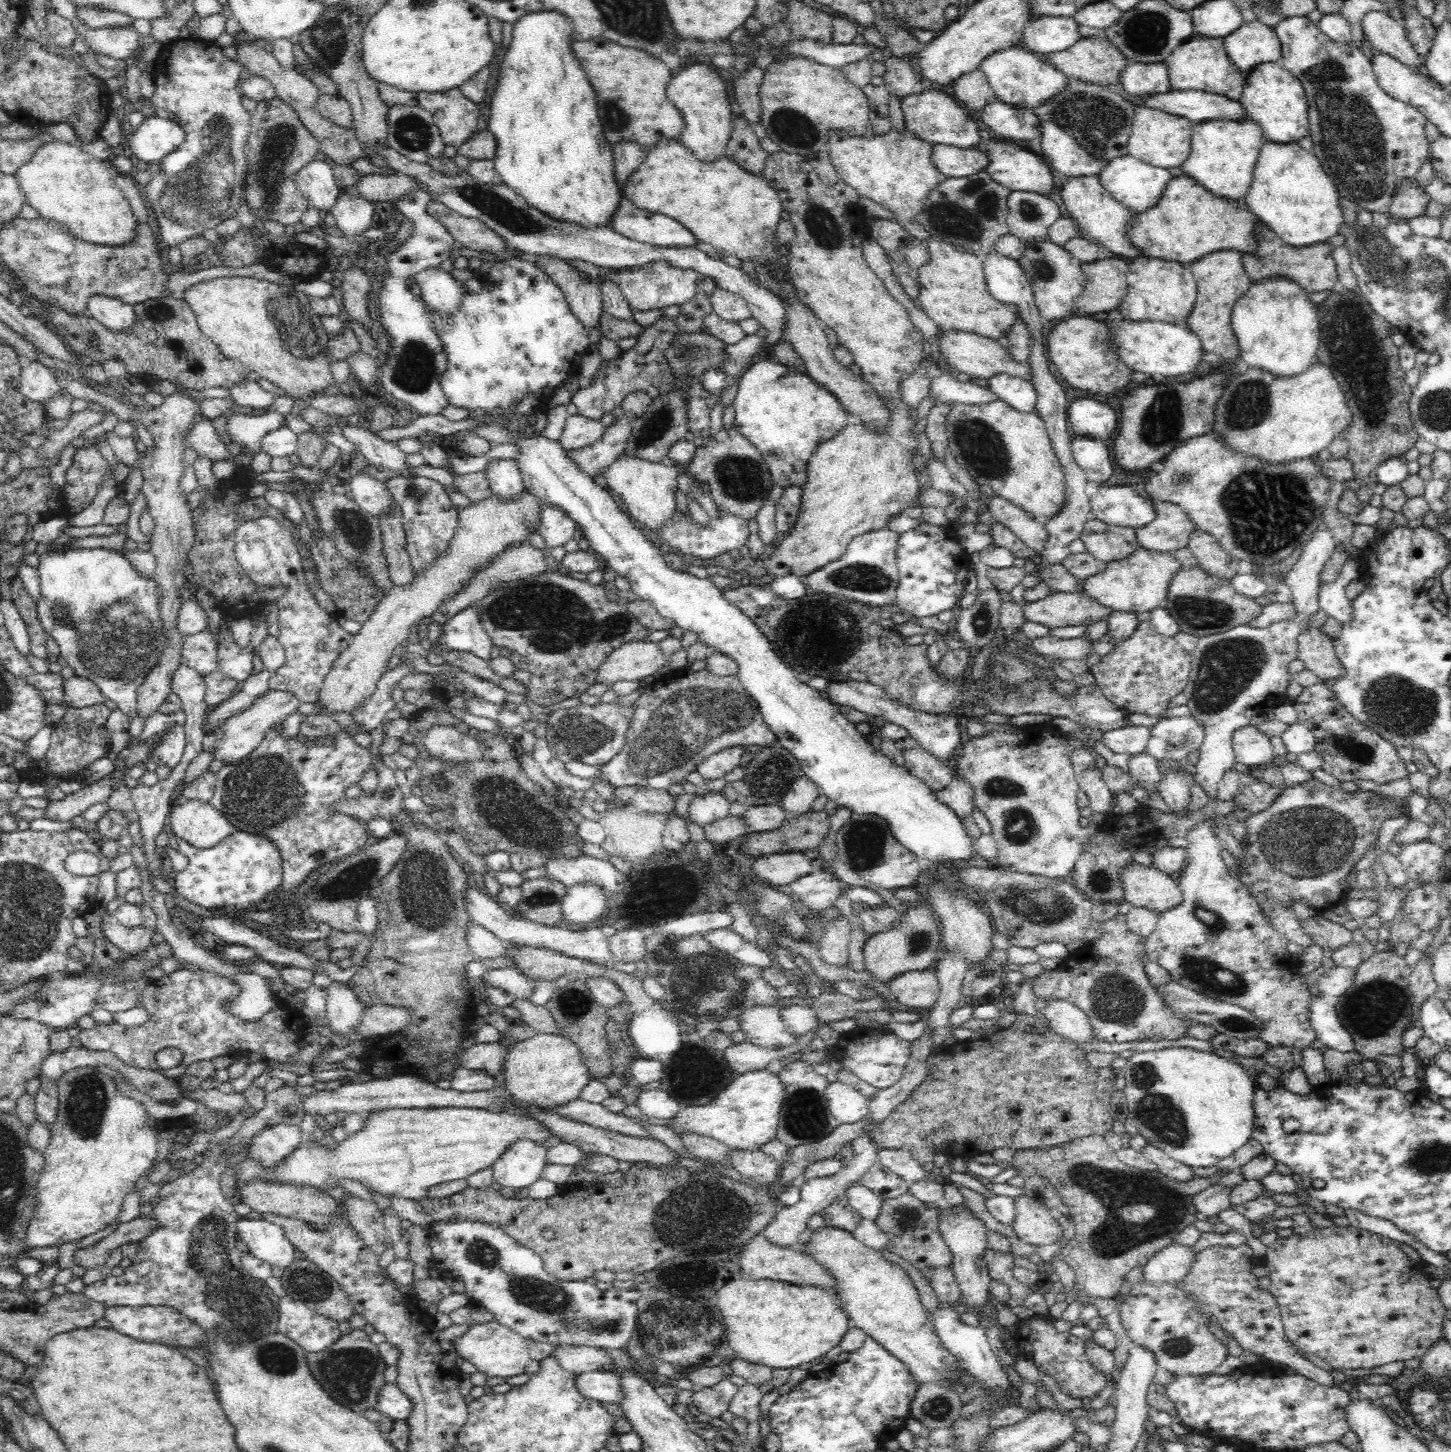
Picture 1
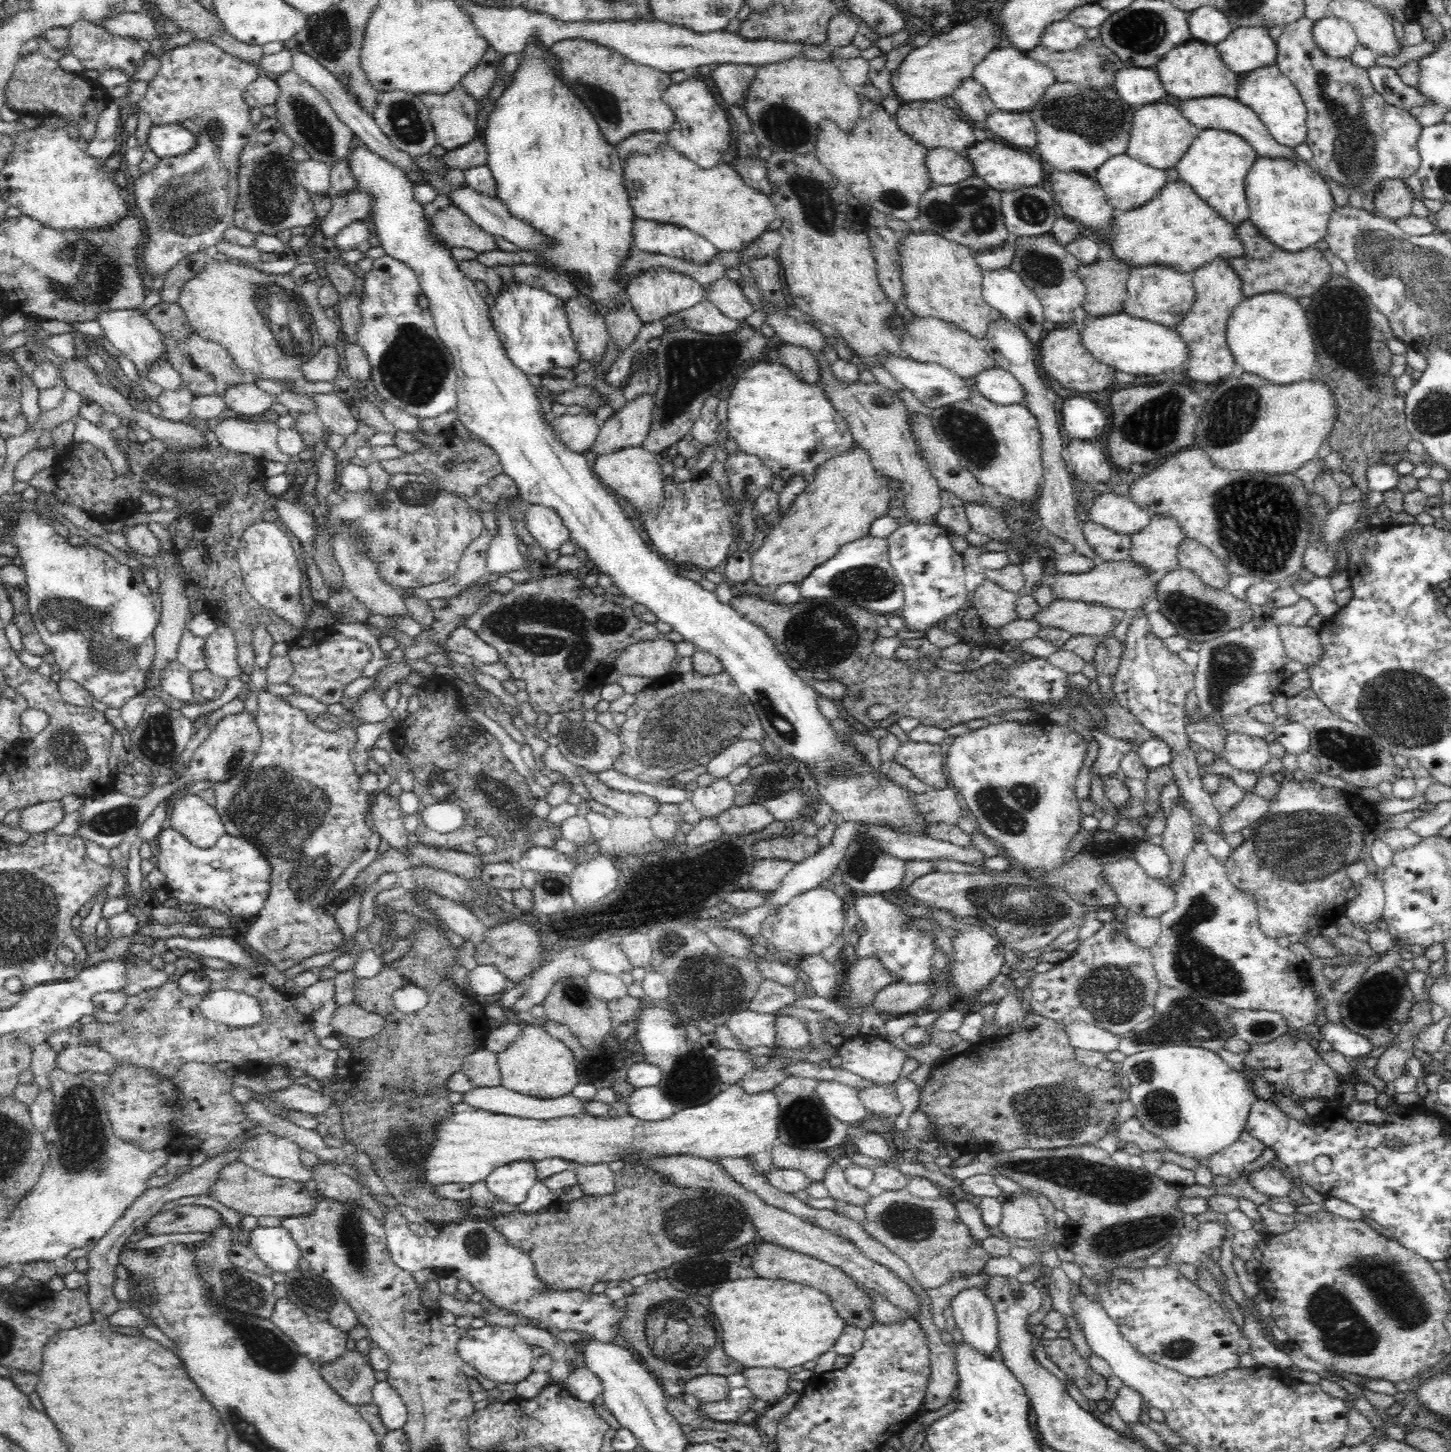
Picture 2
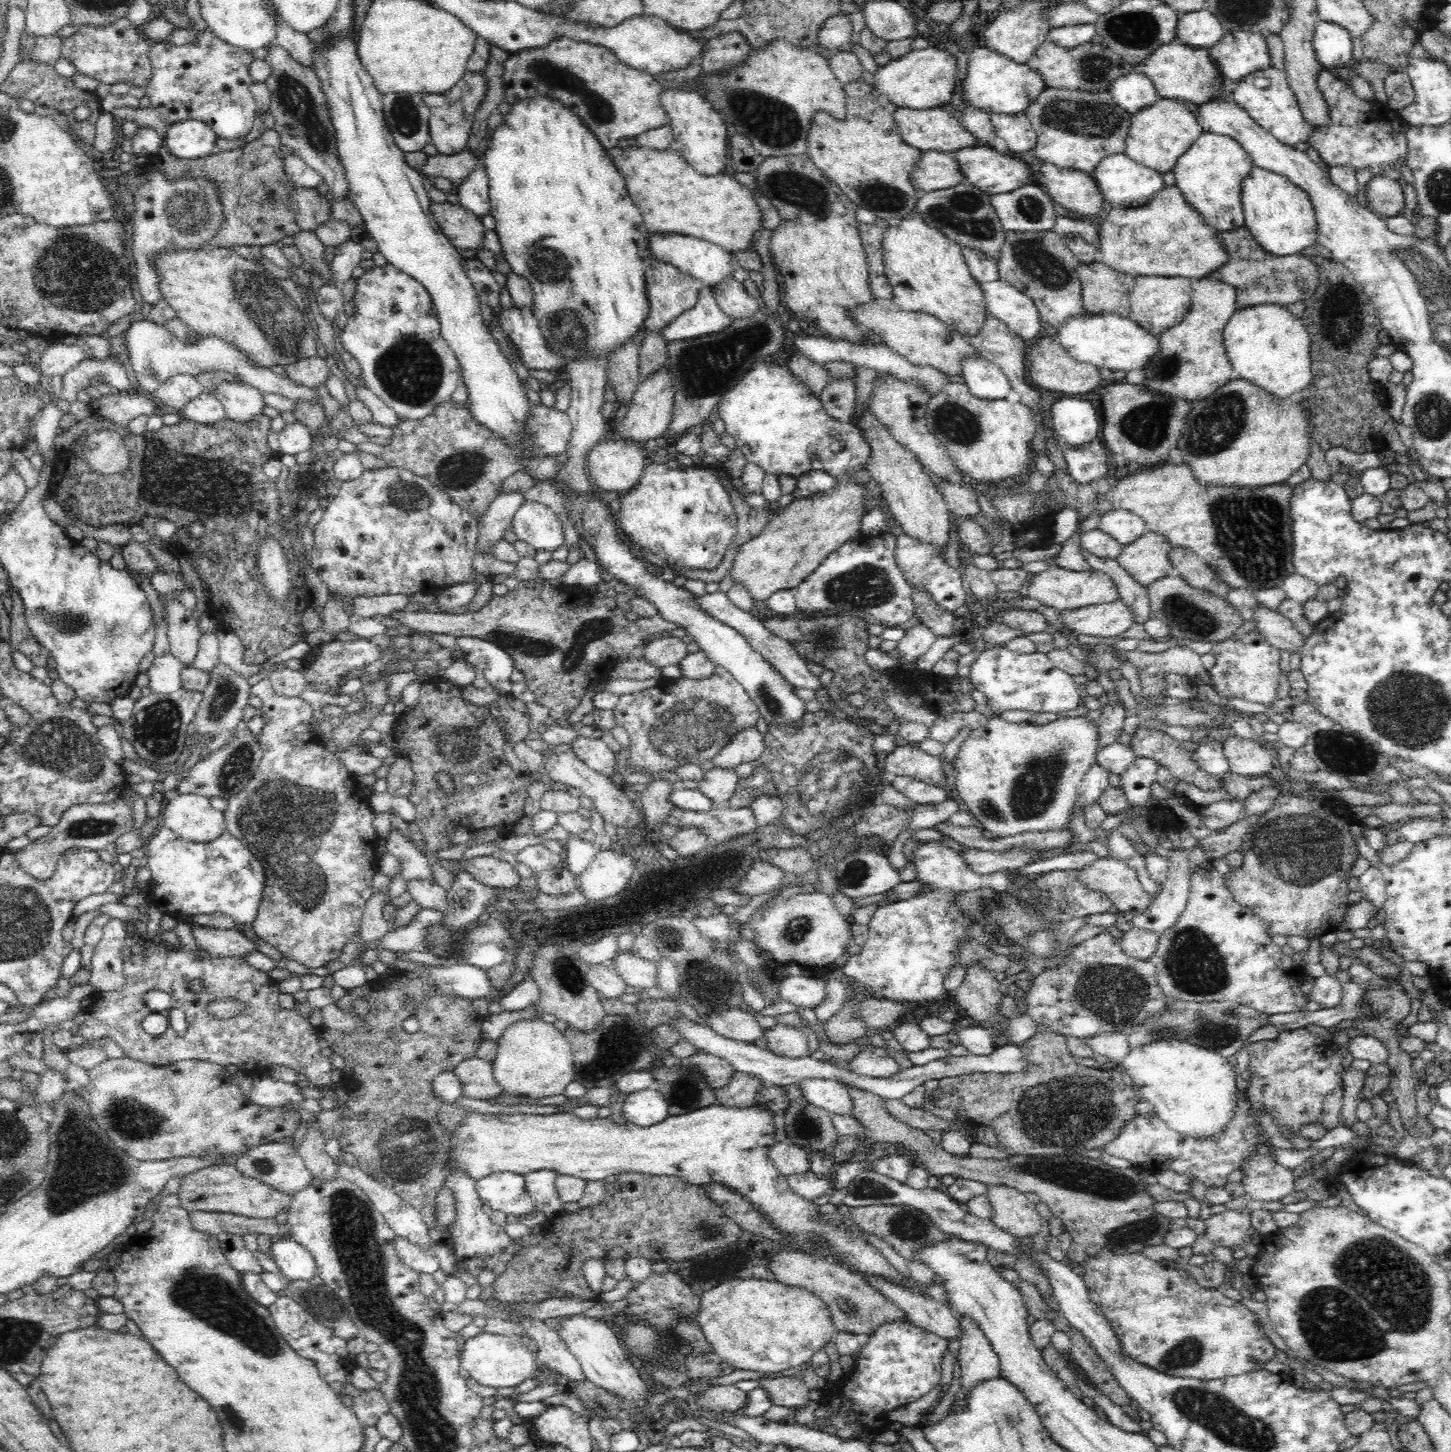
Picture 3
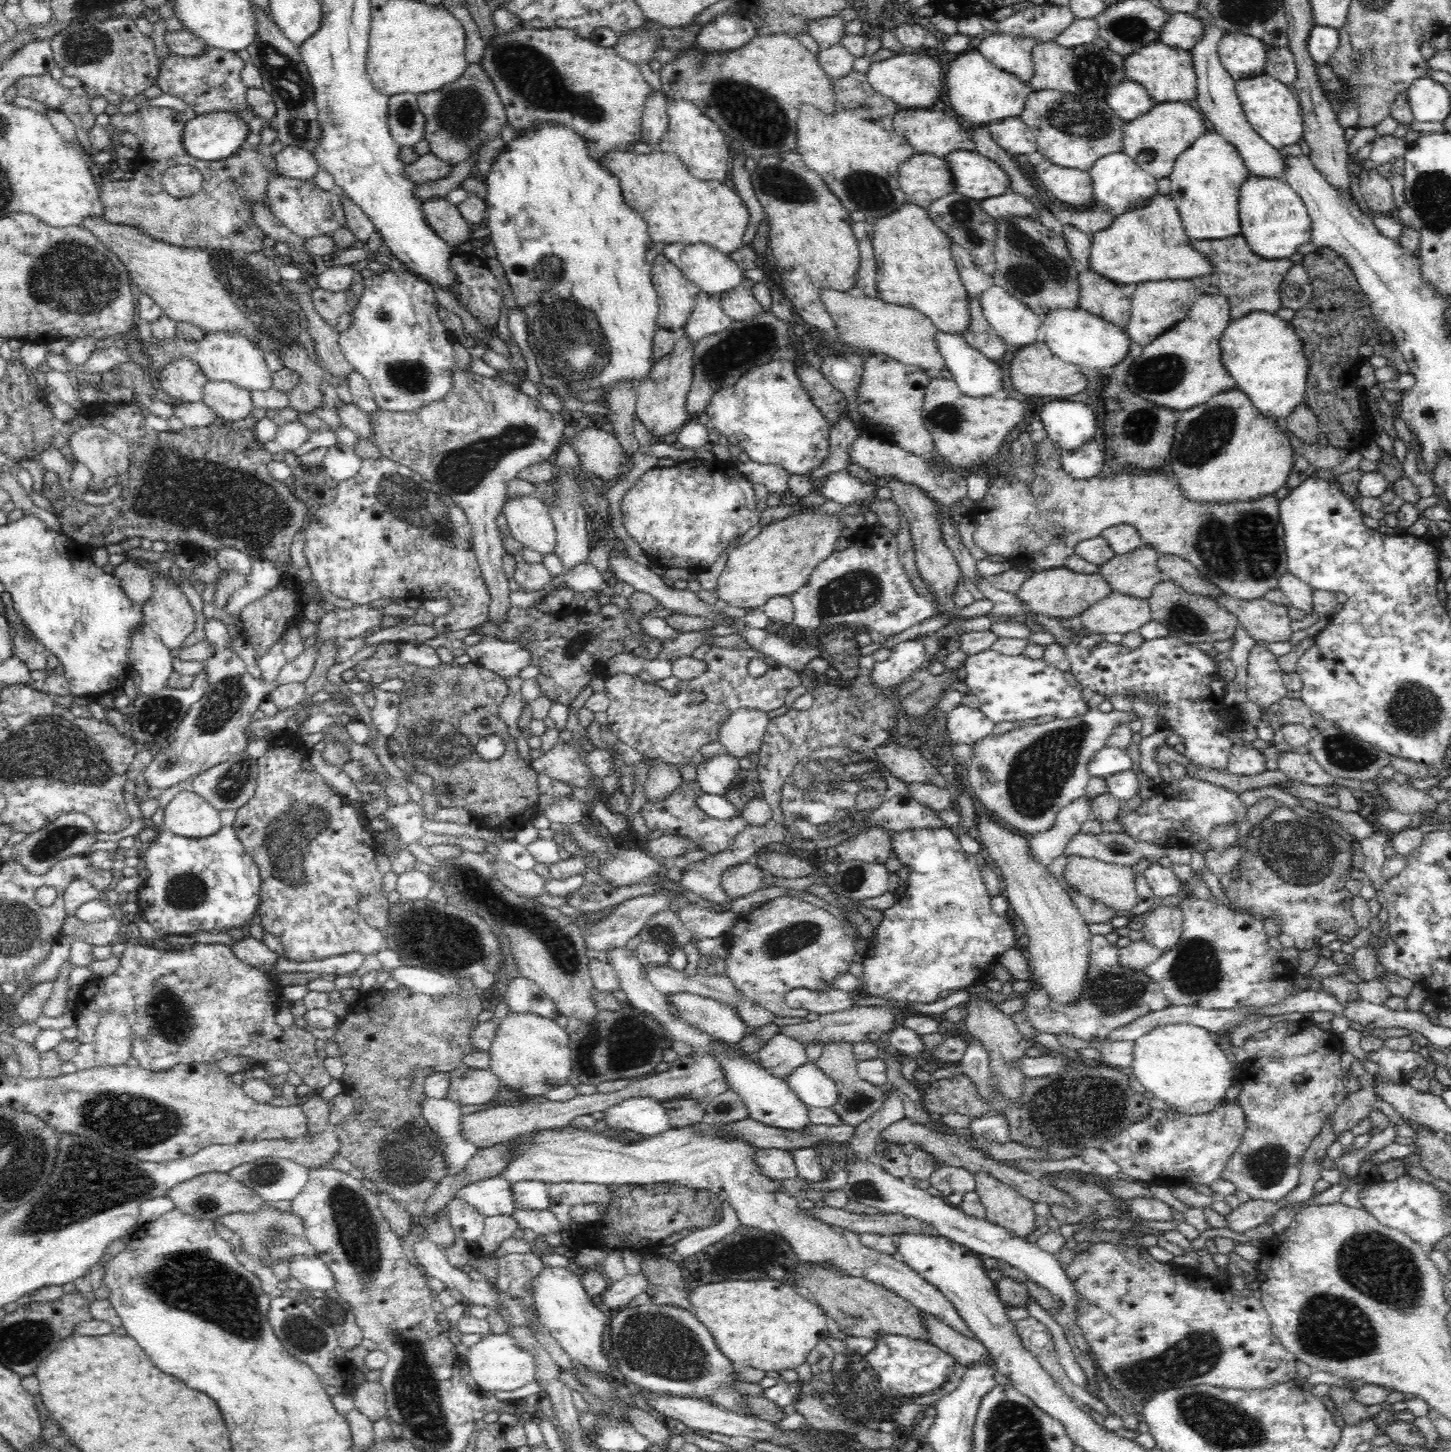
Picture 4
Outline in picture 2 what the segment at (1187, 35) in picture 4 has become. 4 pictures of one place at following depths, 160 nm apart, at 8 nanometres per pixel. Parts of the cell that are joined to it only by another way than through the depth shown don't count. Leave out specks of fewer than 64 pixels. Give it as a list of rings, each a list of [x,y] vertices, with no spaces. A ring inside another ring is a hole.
[[[1209,5],[1188,13],[1188,28],[1192,39],[1210,44],[1222,42],[1233,31],[1228,17]]]

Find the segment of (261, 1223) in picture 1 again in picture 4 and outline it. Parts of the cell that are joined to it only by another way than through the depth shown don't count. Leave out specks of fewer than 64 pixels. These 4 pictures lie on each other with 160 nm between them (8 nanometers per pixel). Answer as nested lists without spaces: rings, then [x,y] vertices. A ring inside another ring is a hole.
[[[298,1256],[289,1264],[291,1276],[297,1278],[307,1289],[328,1292],[336,1291],[336,1281],[333,1272],[326,1263],[318,1257]]]

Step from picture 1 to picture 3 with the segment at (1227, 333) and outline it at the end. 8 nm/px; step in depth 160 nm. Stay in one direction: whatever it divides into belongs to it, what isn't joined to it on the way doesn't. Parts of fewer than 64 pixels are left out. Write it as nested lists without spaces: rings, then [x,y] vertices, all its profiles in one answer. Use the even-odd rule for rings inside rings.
[[[1210,275],[1191,279],[1191,284],[1192,304],[1188,314],[1182,322],[1159,336],[1157,350],[1142,368],[1148,376],[1146,386],[1150,391],[1186,401],[1206,398],[1235,377],[1225,352],[1223,333],[1237,309],[1236,290],[1232,285],[1212,280]]]

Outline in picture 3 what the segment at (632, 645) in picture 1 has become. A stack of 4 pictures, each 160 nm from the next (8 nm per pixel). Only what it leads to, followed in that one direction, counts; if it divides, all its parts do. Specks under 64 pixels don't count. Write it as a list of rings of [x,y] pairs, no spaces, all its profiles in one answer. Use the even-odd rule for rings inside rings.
[[[658,636],[645,644],[642,657],[652,667],[662,670],[666,666],[679,665],[688,654],[686,645],[680,637]]]

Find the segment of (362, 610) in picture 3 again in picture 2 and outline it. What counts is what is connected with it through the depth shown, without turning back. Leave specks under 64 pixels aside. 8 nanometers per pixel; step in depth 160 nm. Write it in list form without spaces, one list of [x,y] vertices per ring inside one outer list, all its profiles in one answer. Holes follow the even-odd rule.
[[[482,529],[480,536],[473,540],[464,549],[459,568],[454,576],[447,577],[446,581],[437,582],[435,585],[421,586],[412,589],[399,589],[402,598],[416,595],[422,601],[429,601],[435,598],[450,598],[456,596],[460,591],[487,574],[487,550],[492,540],[492,533],[488,529]]]

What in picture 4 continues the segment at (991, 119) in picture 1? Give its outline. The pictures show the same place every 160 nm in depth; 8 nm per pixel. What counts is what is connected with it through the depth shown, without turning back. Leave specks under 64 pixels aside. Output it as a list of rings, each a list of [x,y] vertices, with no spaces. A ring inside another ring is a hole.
[[[1019,117],[1003,118],[989,124],[992,140],[1008,155],[1032,154],[1037,151],[1037,136]]]

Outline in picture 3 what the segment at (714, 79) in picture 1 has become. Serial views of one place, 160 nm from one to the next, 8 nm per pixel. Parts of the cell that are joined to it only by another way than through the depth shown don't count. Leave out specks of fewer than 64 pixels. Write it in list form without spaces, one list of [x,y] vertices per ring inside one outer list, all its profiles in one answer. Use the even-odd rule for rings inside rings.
[[[674,88],[663,91],[660,104],[668,113],[668,117],[670,117],[668,123],[673,130],[673,139],[669,144],[669,149],[680,153],[688,161],[688,164],[692,164],[702,176],[714,176],[714,174],[724,172],[729,164],[729,160],[726,159],[728,131],[727,123],[724,122],[720,113],[712,109],[708,101],[700,94],[688,93]]]

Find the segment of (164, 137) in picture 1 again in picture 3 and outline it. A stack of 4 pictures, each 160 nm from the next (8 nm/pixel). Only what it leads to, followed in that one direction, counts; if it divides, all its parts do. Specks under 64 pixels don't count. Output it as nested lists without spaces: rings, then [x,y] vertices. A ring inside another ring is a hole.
[[[188,119],[168,124],[166,132],[167,149],[176,158],[198,159],[216,153],[214,143],[217,134],[200,119]]]

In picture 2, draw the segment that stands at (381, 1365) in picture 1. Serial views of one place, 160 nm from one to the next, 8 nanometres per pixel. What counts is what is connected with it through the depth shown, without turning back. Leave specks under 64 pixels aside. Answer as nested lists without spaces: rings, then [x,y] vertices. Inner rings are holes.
[[[358,1349],[346,1351],[334,1364],[320,1367],[320,1374],[348,1404],[372,1404],[372,1389],[377,1381],[368,1353]]]

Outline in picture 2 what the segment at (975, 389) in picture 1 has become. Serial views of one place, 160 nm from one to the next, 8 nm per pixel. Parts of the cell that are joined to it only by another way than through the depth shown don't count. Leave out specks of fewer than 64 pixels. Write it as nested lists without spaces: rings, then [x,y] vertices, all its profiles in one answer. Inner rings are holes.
[[[880,354],[880,361],[882,361],[884,369],[890,372],[900,384],[904,384],[905,388],[911,390],[924,406],[933,409],[958,402],[966,398],[969,392],[974,389],[974,386],[970,388],[961,376],[936,363],[923,363],[910,359],[908,356],[900,358],[891,354]]]

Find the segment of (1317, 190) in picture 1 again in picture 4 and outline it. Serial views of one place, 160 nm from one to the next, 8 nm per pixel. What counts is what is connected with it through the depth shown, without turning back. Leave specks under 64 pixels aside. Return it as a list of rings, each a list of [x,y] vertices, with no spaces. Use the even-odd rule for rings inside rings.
[[[1250,176],[1240,186],[1239,216],[1241,236],[1257,257],[1268,261],[1289,259],[1302,244],[1311,242],[1313,223],[1303,199],[1286,180]]]

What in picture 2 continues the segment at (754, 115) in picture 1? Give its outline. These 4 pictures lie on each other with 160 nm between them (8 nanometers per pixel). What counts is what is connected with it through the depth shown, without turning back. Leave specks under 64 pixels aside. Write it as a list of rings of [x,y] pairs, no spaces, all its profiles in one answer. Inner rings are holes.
[[[720,63],[710,72],[726,105],[740,103],[744,90],[753,80],[757,66],[744,63]]]

